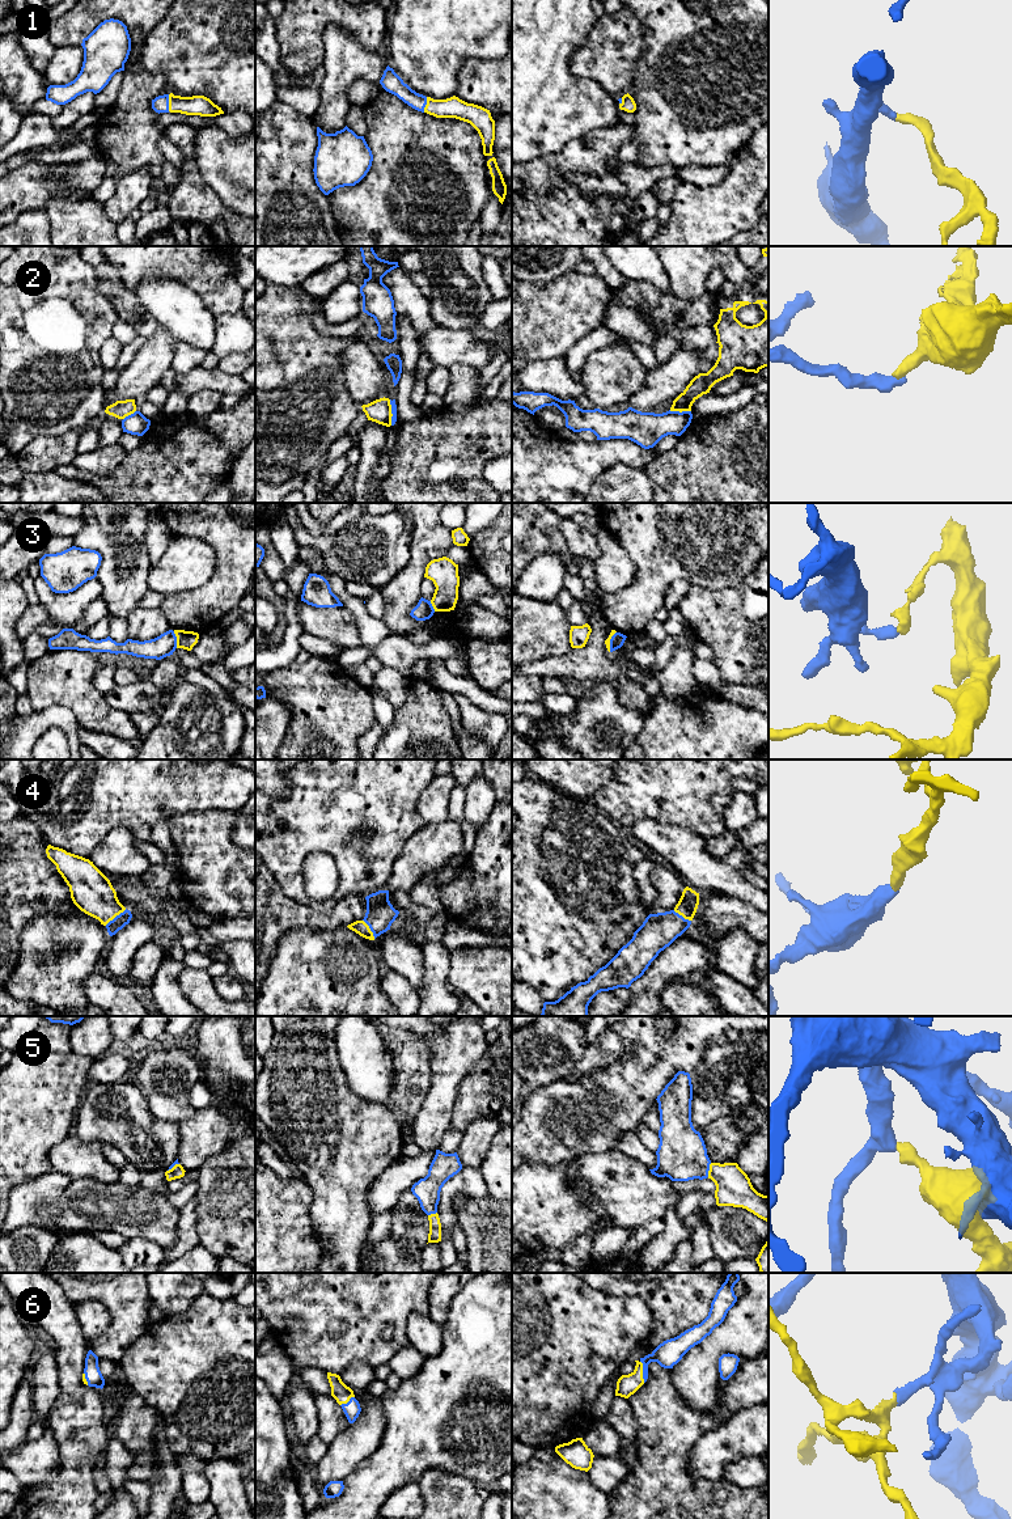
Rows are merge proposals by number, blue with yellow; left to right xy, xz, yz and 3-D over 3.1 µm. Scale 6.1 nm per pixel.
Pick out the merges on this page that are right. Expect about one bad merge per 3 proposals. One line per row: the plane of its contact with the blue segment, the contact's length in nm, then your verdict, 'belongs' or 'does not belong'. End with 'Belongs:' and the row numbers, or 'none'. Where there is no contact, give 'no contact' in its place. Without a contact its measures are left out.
1: xy | 100 nm | belongs
2: xz | 160 nm | does not belong
3: xy | 110 nm | does not belong
4: xy | 170 nm | belongs
5: yz | 90 nm | belongs
6: yz | 140 nm | belongs
Belongs: 1, 4, 5, 6

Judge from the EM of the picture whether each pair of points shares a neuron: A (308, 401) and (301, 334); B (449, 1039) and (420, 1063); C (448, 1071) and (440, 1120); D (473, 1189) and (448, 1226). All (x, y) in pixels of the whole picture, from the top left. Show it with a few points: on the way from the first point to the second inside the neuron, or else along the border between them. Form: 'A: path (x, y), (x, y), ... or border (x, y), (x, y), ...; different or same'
A: path (308, 384), (308, 359), (303, 351); same
B: border (411, 1032), (423, 1037), (430, 1044), (431, 1084); different
C: path (445, 1083), (440, 1098), (440, 1108); same
D: path (461, 1189), (448, 1201), (448, 1214); same

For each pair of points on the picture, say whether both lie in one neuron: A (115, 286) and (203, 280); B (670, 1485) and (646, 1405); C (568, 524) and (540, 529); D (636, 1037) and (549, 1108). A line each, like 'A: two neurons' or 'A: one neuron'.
A: two neurons
B: one neuron
C: two neurons
D: one neuron

